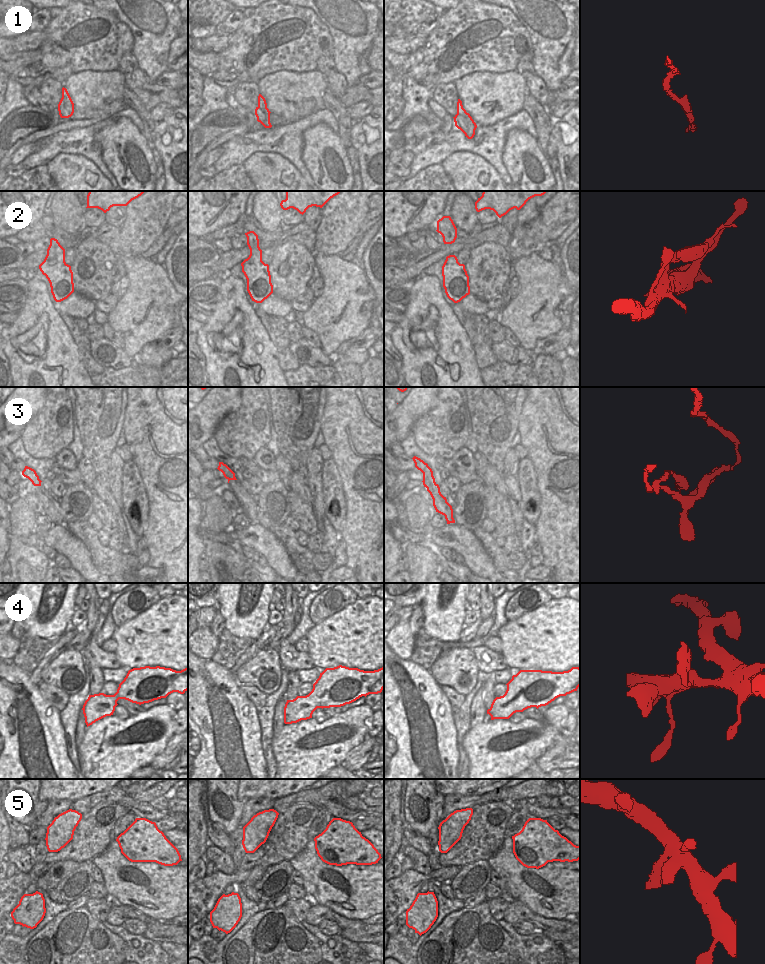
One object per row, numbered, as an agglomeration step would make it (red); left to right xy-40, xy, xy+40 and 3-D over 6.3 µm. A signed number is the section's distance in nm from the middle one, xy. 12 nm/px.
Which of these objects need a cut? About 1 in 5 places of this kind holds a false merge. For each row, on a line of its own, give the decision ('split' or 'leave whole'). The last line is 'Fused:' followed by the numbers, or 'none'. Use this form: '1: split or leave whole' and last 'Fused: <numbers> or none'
1: leave whole
2: leave whole
3: split
4: leave whole
5: leave whole
Fused: 3

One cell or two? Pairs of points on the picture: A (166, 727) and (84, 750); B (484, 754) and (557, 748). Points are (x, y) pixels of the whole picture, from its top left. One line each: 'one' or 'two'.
A: one
B: two

